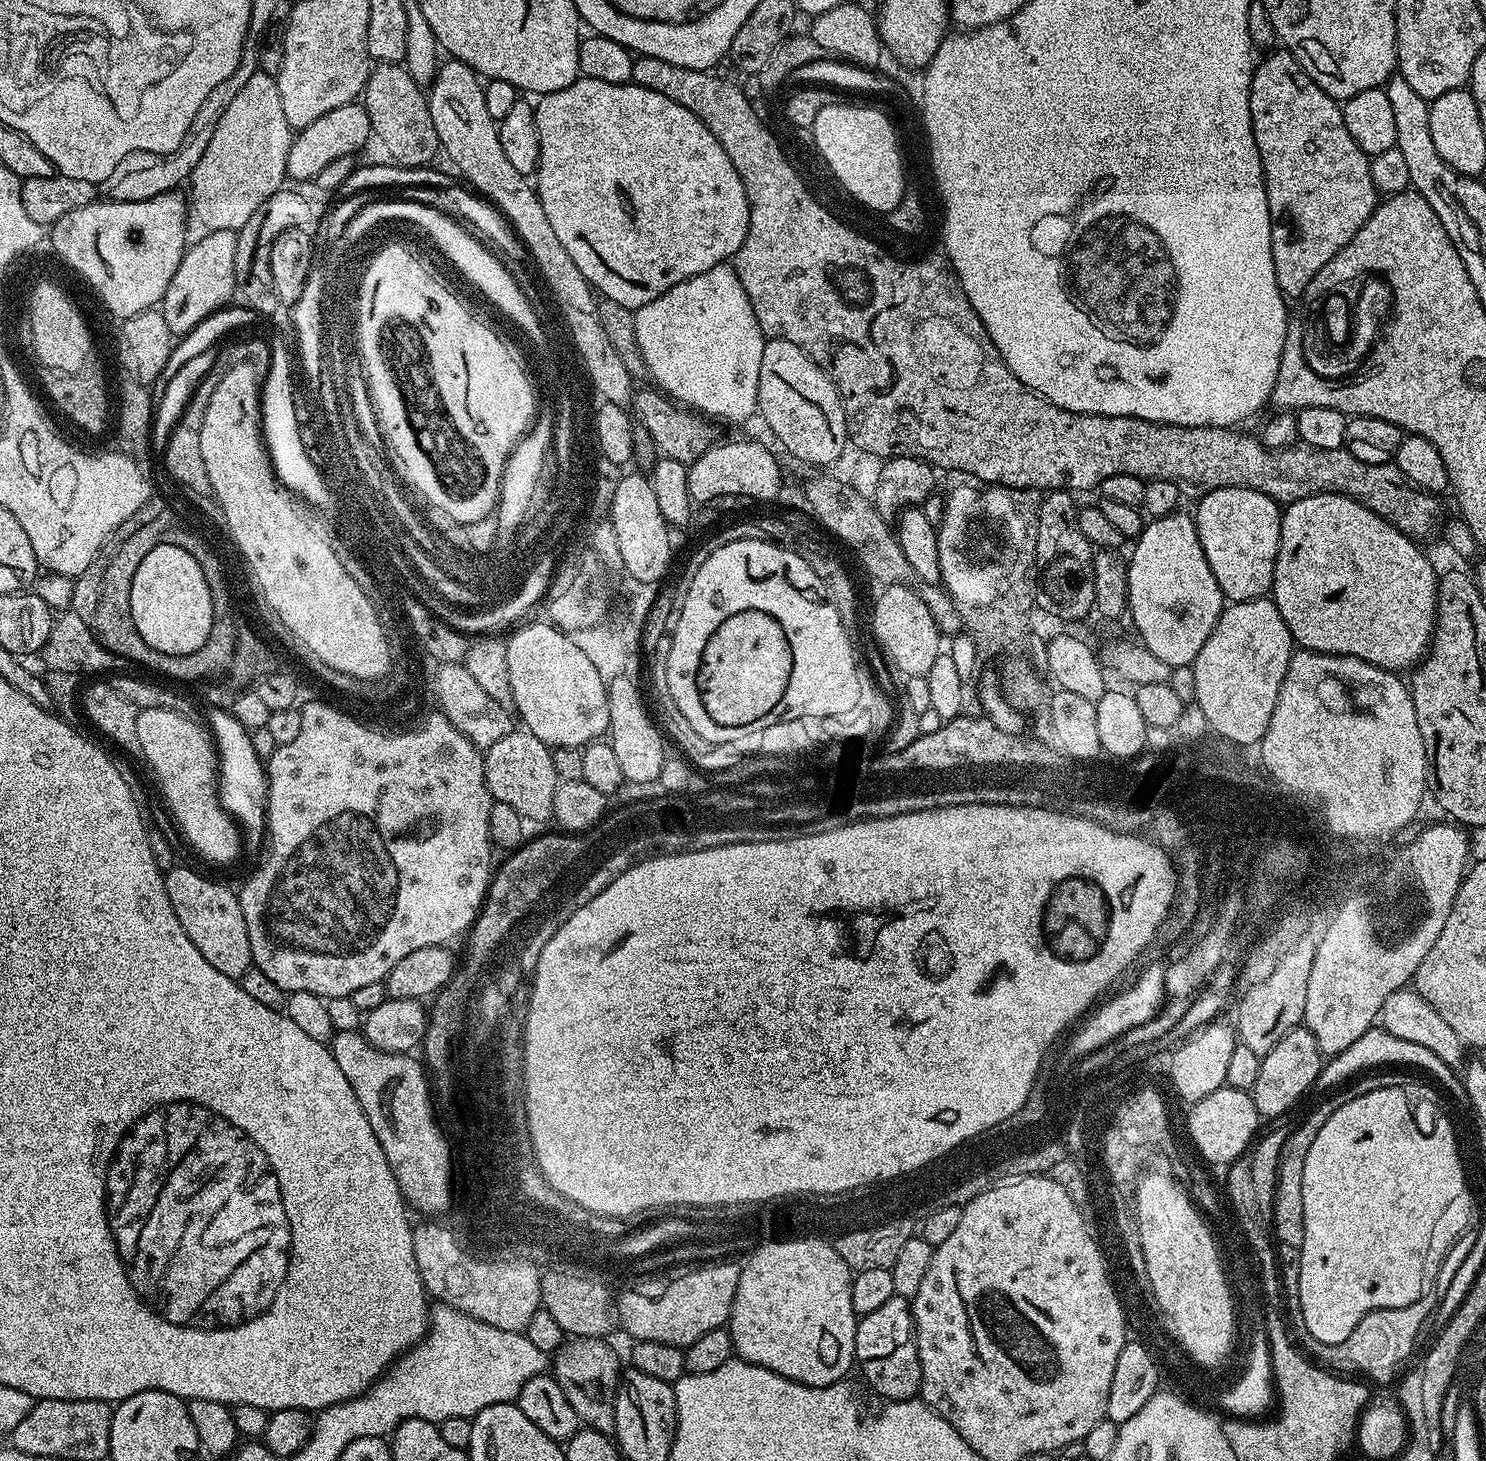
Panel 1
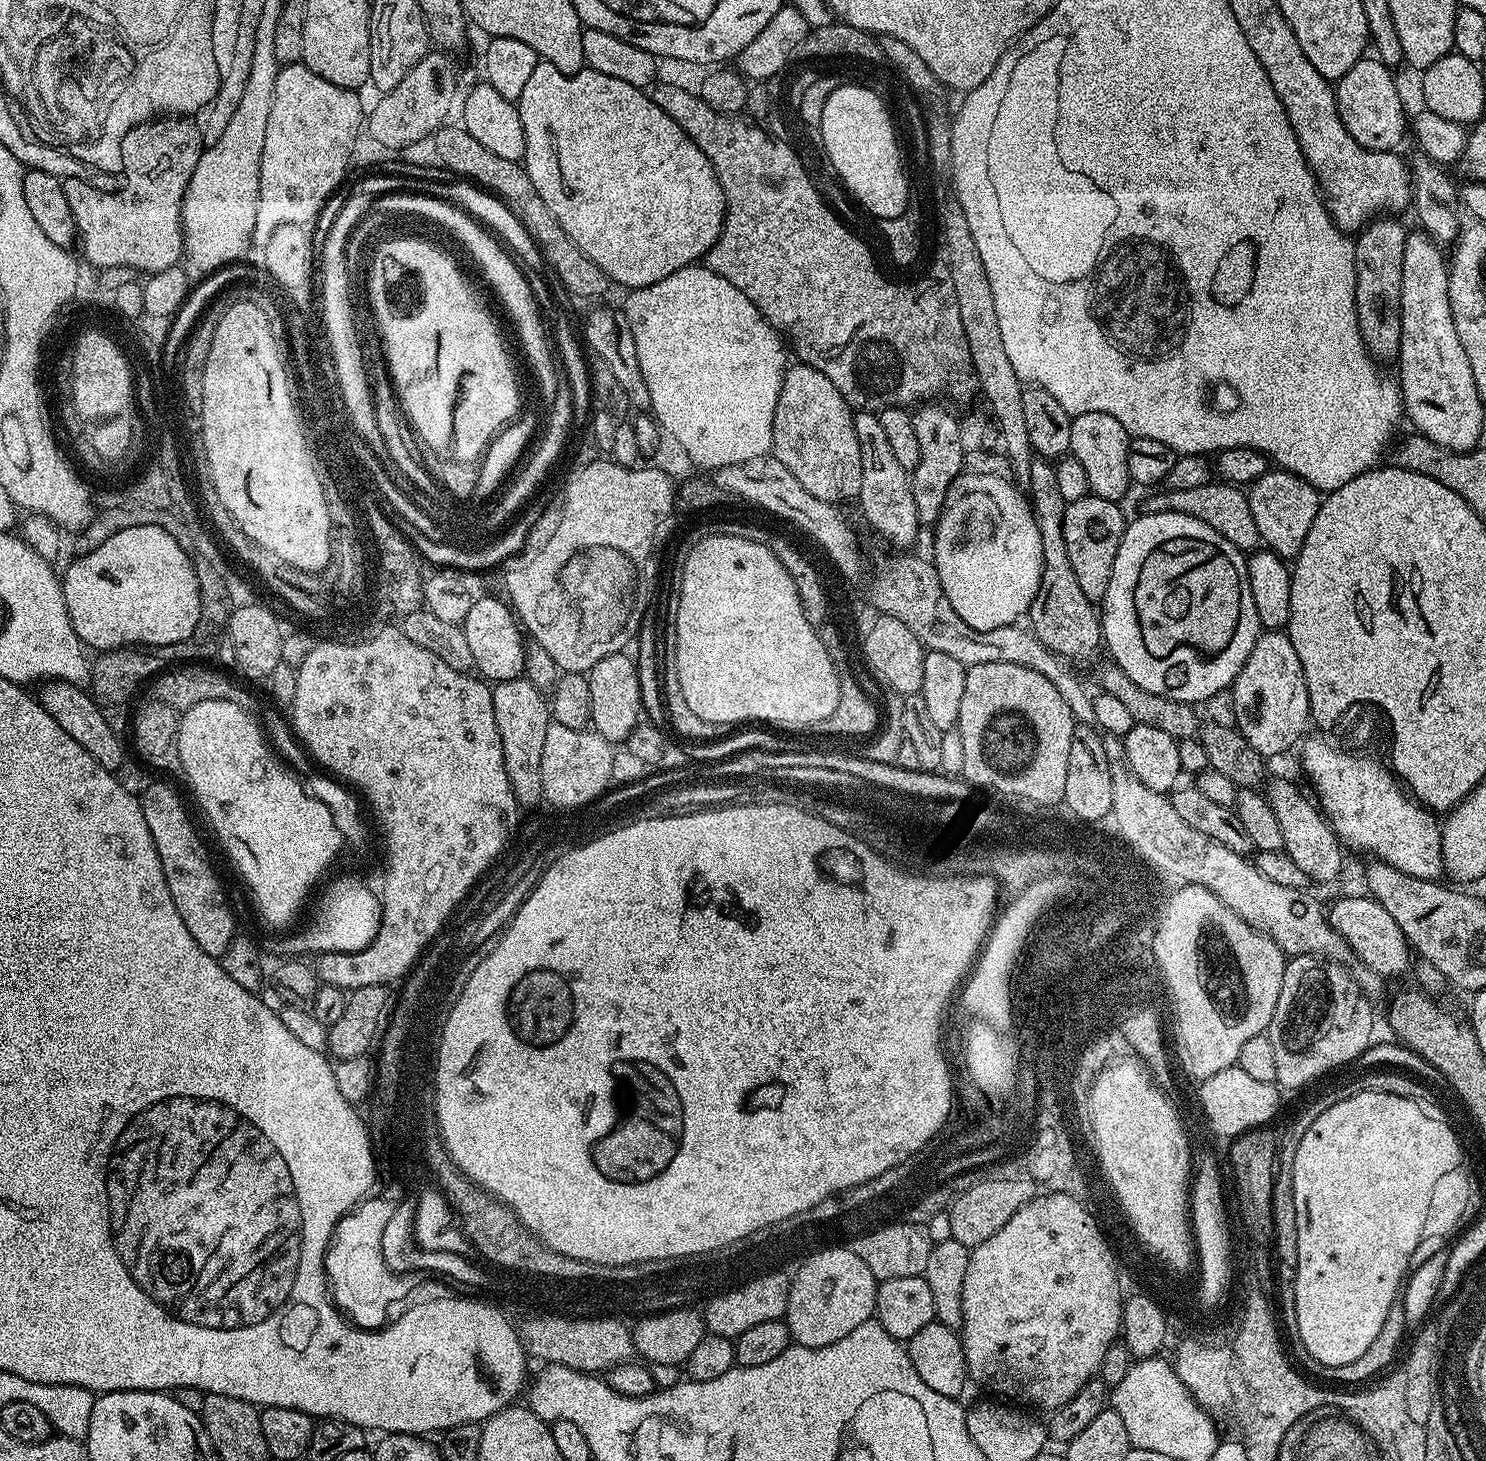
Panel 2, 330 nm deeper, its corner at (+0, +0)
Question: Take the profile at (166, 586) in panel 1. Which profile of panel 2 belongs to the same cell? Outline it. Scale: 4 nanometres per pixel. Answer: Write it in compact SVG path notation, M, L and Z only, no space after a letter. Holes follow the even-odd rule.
M134 525L129 529L119 530L92 553L77 555L72 564L63 569L62 587L66 610L70 614L70 622L78 634L80 643L89 649L97 648L95 651L100 654L129 646L148 646L144 644L153 644L153 649L159 650L167 644L182 642L186 638L190 638L200 621L200 583L196 580L196 567L192 565L192 559L185 550L182 550L174 538L158 525Z

